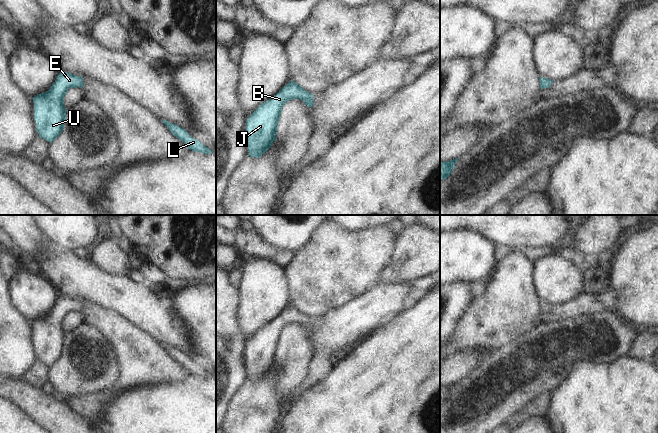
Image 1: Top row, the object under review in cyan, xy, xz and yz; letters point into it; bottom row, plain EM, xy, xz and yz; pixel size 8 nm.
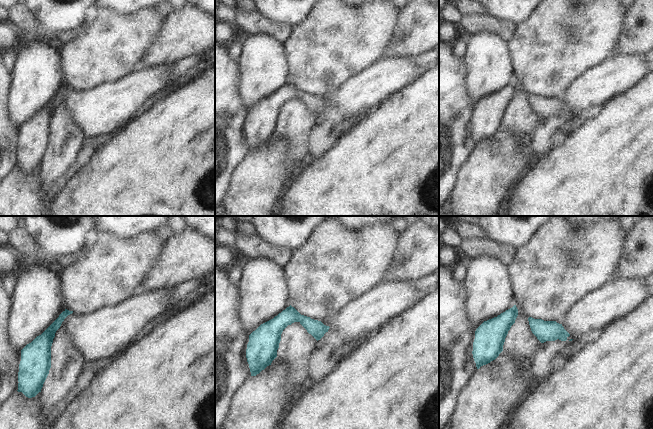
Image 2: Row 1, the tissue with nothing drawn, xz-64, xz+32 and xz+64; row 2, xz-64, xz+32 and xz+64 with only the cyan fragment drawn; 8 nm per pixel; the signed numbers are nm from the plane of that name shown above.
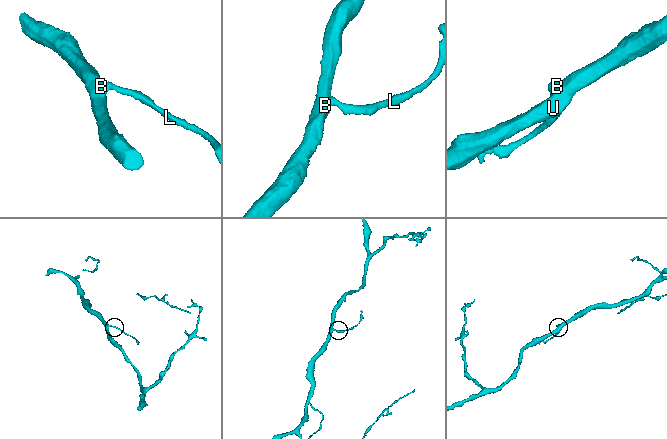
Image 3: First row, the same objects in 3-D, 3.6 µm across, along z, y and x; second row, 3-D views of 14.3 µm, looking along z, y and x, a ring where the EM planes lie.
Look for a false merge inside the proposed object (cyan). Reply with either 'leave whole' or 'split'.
leave whole

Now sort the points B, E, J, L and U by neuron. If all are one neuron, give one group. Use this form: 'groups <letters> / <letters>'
groups B E J L U

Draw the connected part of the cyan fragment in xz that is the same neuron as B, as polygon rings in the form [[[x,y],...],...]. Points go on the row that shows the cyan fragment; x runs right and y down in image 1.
[[[291,80],[248,116],[246,121],[248,156],[260,158],[276,141],[282,107],[293,99],[301,99],[308,107],[314,105],[313,94]]]

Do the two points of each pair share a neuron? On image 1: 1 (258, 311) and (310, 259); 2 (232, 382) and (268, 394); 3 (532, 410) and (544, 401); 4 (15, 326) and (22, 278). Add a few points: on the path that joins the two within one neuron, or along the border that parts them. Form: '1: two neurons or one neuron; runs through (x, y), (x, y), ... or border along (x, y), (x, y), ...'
1: two neurons; border along (285, 268), (288, 274), (292, 303)
2: two neurons; border along (248, 380), (229, 405)
3: one neuron; runs through (535, 407), (541, 404)
4: two neurons; border along (10, 286), (13, 302), (32, 322)

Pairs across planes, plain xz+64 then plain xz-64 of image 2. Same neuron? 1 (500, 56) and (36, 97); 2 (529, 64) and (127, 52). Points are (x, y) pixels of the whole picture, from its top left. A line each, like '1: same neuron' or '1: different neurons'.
1: same neuron
2: same neuron

